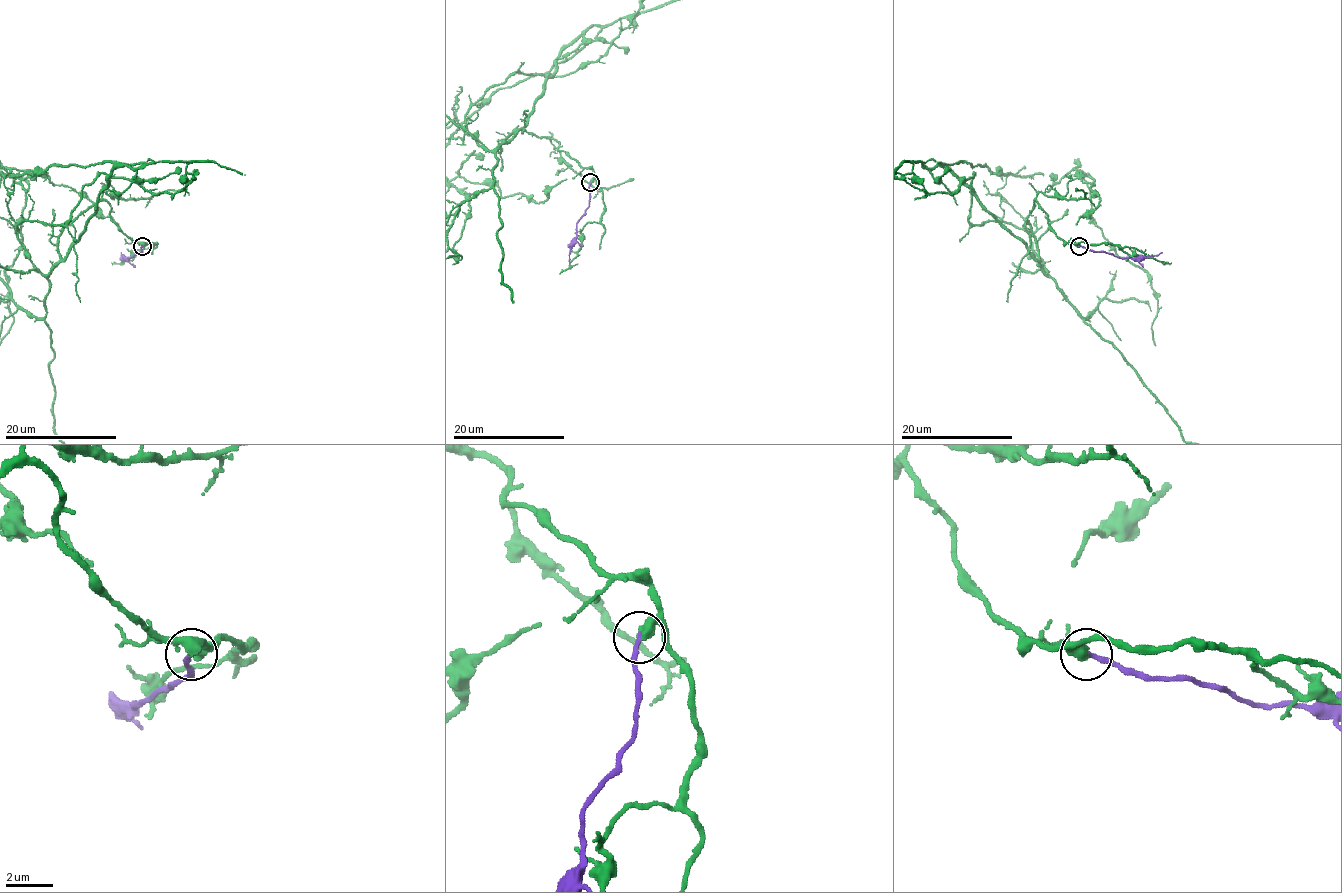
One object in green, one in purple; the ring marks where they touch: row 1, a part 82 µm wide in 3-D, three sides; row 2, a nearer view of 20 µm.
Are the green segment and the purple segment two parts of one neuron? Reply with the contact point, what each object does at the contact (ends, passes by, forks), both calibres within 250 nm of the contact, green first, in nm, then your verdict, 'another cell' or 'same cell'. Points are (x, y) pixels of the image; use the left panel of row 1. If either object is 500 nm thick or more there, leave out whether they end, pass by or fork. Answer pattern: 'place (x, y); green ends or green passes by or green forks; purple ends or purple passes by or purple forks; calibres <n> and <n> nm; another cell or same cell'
place (142, 246); calibres 500 and 200 nm; another cell

